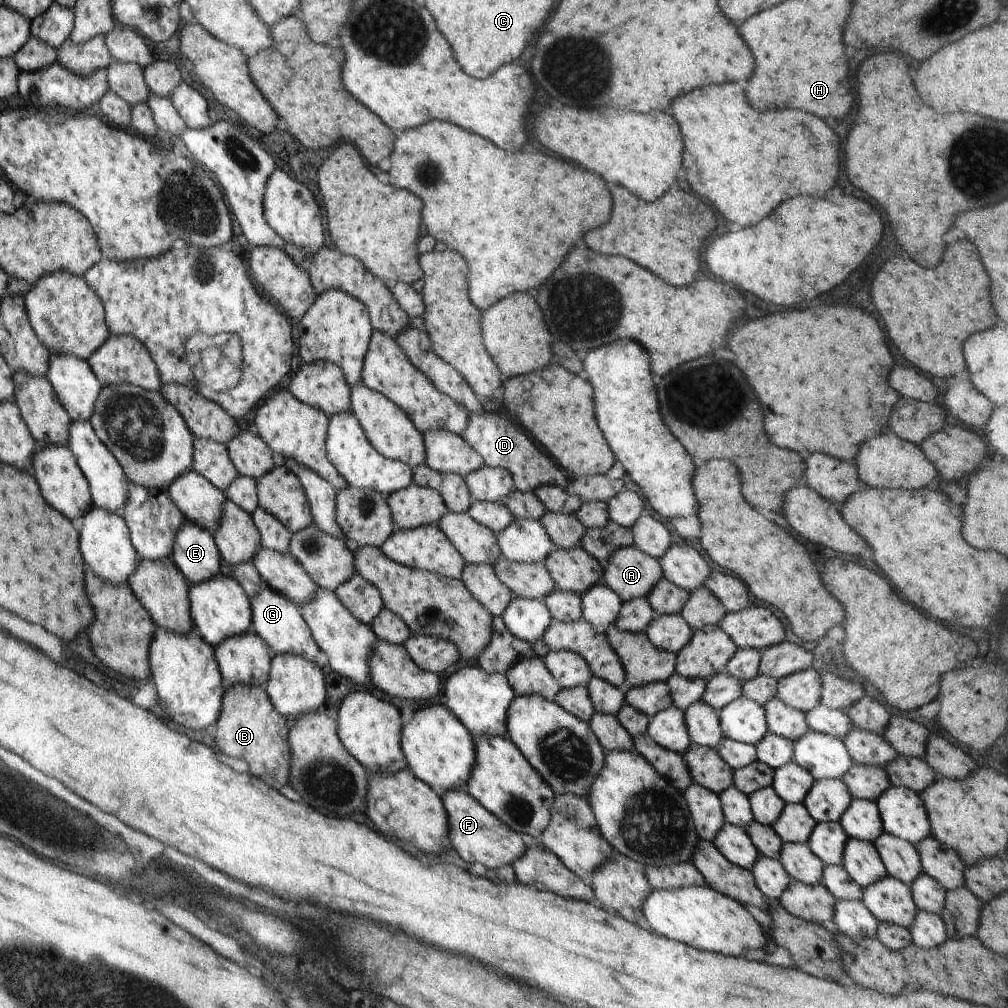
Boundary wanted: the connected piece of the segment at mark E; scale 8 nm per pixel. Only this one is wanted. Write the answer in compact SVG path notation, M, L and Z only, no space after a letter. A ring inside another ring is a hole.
M185 520L177 530L171 559L189 584L208 580L220 572L220 552L210 531Z

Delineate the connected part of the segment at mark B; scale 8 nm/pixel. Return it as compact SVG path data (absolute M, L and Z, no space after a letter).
M236 683L224 693L221 703L222 708L218 720L215 722L216 735L214 737L220 752L223 752L226 756L242 758L242 760L248 762L249 773L255 777L261 778L263 774L269 774L280 784L287 785L291 759L288 742L290 722L272 706L264 686Z

